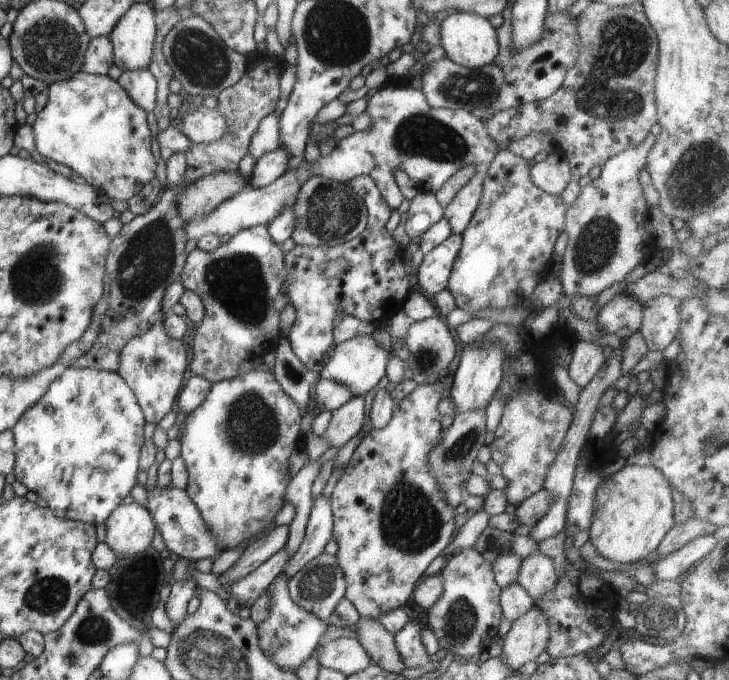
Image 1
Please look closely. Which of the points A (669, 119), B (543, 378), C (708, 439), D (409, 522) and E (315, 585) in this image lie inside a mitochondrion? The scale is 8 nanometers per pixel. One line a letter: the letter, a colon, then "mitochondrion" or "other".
A: other
B: other
C: mitochondrion
D: mitochondrion
E: mitochondrion

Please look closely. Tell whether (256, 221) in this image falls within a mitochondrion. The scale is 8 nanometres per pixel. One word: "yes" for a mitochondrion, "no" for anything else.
no

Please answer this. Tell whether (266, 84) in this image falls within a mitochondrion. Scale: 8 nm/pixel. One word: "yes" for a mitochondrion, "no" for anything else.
no

